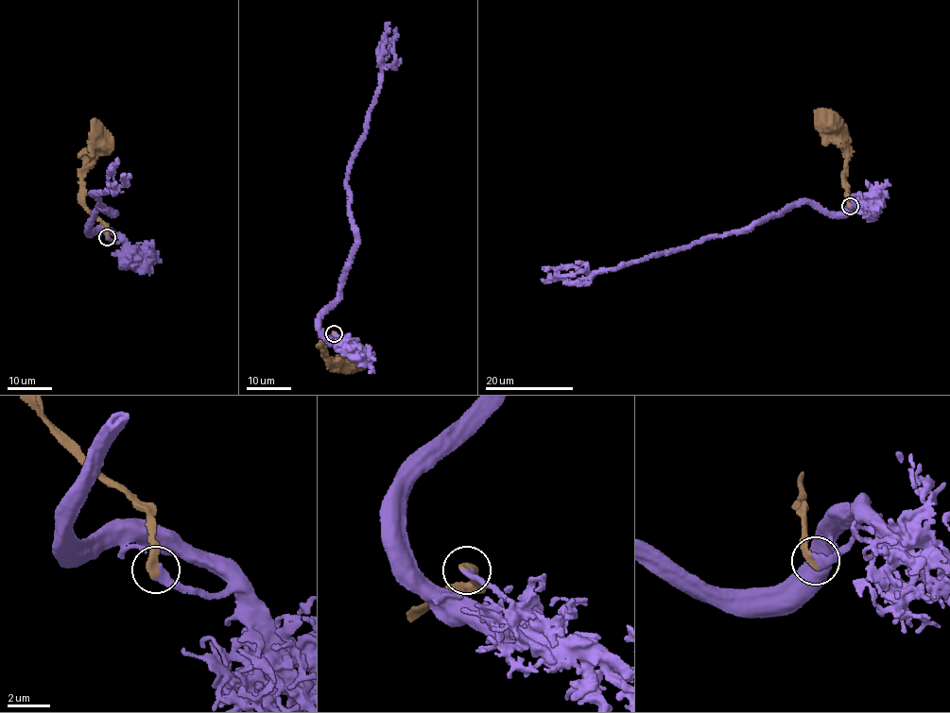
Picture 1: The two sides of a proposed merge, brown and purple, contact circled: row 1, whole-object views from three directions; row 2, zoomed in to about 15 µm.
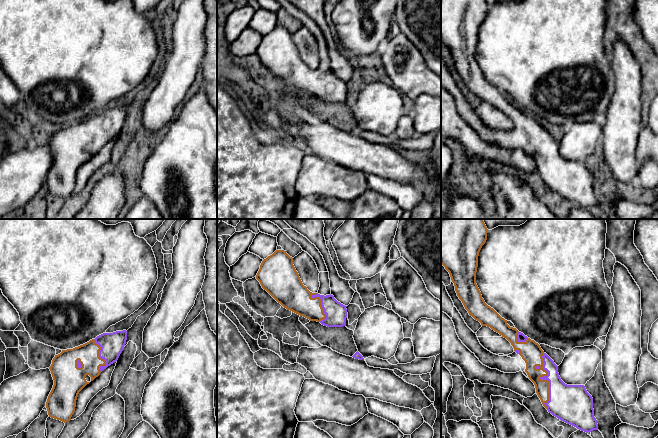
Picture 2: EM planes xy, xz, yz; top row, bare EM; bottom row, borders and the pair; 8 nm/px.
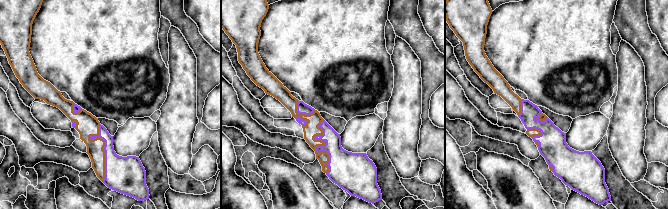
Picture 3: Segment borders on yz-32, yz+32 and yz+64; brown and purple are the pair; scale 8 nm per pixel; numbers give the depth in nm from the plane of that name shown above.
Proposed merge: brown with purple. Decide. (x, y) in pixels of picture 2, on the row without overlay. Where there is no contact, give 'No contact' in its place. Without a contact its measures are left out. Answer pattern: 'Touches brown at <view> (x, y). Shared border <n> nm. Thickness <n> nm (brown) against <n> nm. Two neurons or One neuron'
Touches brown at yz (543, 156). Shared border 460 nm. Thickness 170 nm (brown) against 280 nm. One neuron

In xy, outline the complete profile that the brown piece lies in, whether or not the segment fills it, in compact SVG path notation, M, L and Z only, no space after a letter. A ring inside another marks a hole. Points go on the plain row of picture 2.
M126 106L103 109L83 121L62 126L60 130L55 131L49 143L54 156L53 164L46 178L49 193L64 199L70 197L75 187L79 168L90 159L86 157L85 153L89 151L93 157L104 145L116 138L124 126L126 116Z

